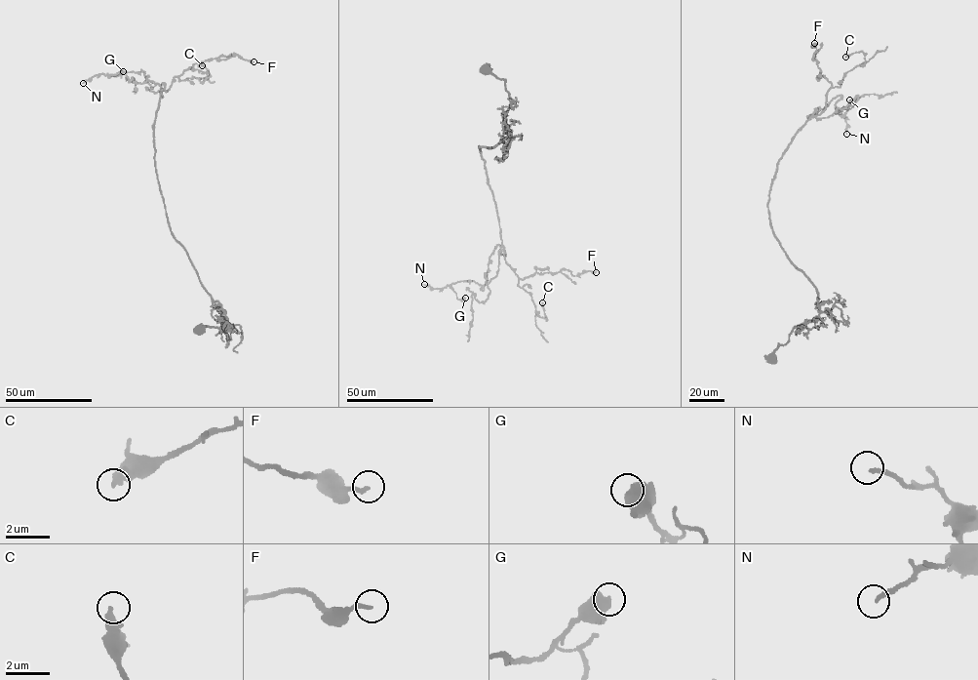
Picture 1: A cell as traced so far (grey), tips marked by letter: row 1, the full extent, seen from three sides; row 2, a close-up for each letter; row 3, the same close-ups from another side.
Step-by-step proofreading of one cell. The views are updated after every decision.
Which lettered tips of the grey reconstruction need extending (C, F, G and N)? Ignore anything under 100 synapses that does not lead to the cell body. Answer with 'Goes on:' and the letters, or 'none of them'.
Goes on: none of them

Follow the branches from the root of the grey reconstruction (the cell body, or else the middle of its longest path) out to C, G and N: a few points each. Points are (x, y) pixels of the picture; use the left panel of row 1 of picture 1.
C: (199, 330), (220, 333), (226, 316), (172, 231), (153, 135), (161, 91), (176, 76), (203, 81), (202, 65)
G: (199, 330), (220, 333), (226, 316), (168, 220), (153, 137), (164, 85), (140, 70), (108, 75), (123, 71)
N: (199, 330), (220, 333), (226, 316), (168, 220), (153, 137), (164, 85), (140, 70), (83, 83)

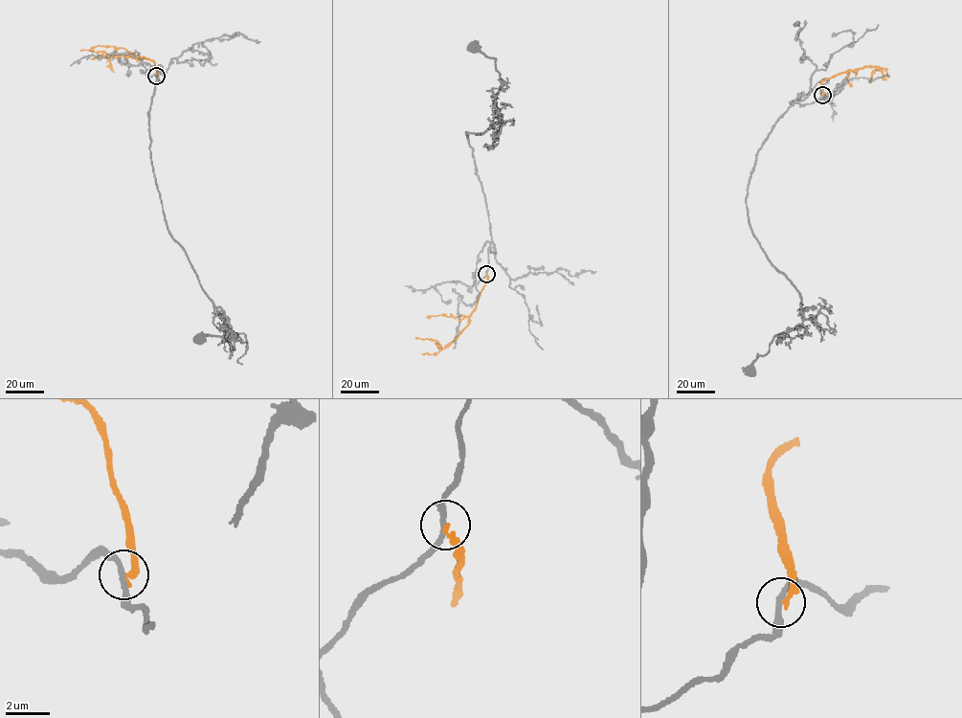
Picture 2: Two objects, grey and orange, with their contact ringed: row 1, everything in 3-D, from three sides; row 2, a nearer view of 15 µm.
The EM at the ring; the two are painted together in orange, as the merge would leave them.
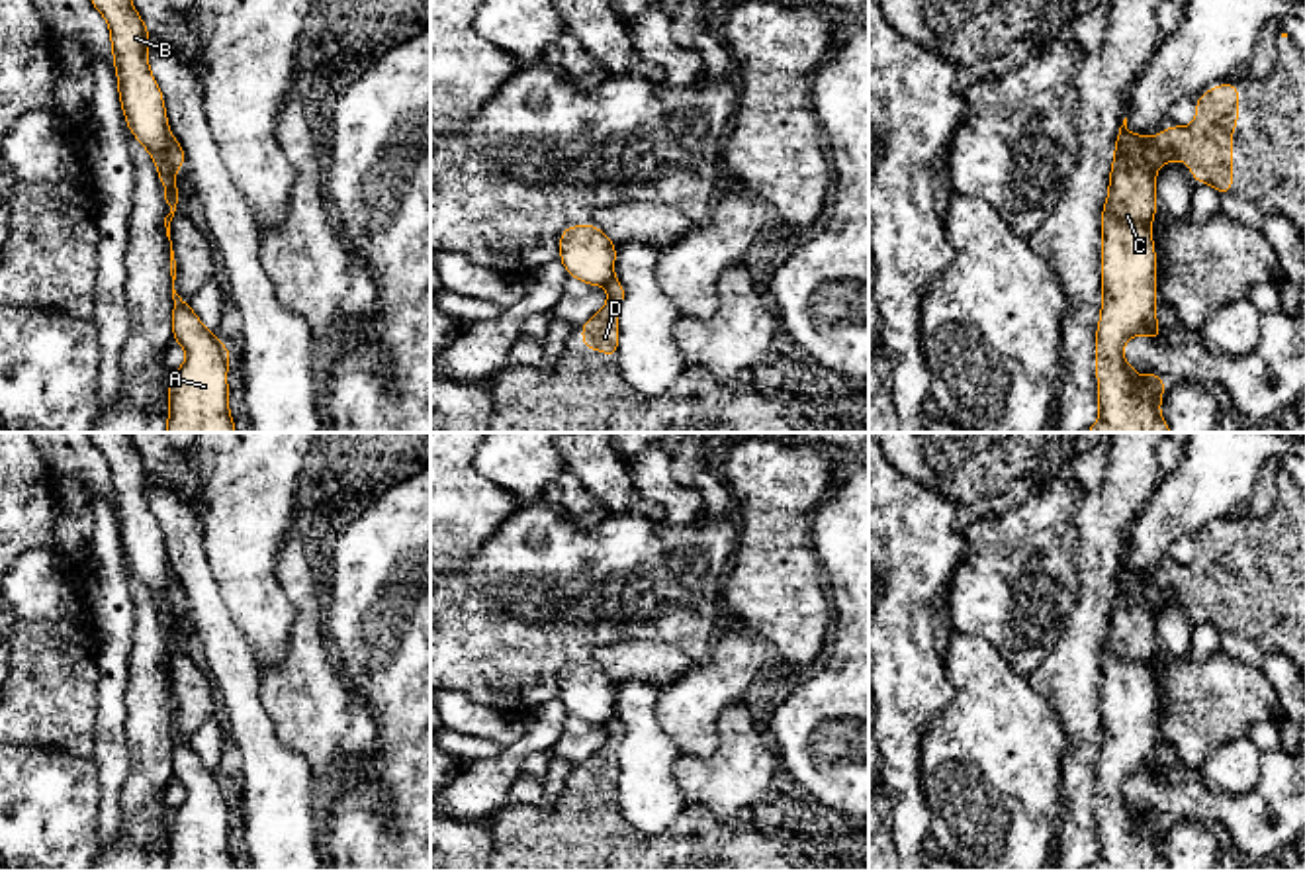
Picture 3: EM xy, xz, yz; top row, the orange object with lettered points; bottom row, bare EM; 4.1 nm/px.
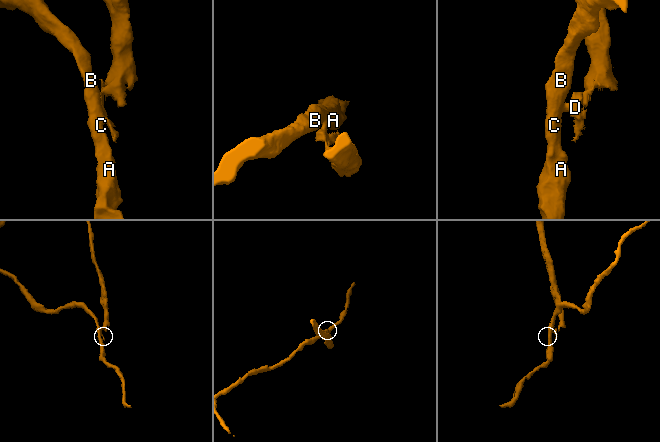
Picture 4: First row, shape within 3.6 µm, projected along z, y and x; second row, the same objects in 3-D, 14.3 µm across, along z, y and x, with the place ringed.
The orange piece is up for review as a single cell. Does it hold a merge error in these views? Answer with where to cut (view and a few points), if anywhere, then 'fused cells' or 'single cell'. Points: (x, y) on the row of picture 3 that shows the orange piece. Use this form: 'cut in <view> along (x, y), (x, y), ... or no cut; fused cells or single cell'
cut in xy along (171, 136), (171, 163), (175, 169); fused cells

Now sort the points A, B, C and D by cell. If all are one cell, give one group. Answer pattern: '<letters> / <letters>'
A B C / D

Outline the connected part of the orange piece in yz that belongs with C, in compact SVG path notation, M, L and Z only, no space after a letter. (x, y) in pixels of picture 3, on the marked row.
M1127 117L1115 137L1109 172L1107 200L1102 209L1102 309L1096 329L1096 378L1100 419L1086 433L1172 433L1160 417L1160 401L1166 380L1154 372L1141 372L1123 358L1123 344L1147 335L1162 341L1156 321L1156 251L1150 223L1156 217L1158 166L1148 159L1150 135L1135 135L1127 129Z

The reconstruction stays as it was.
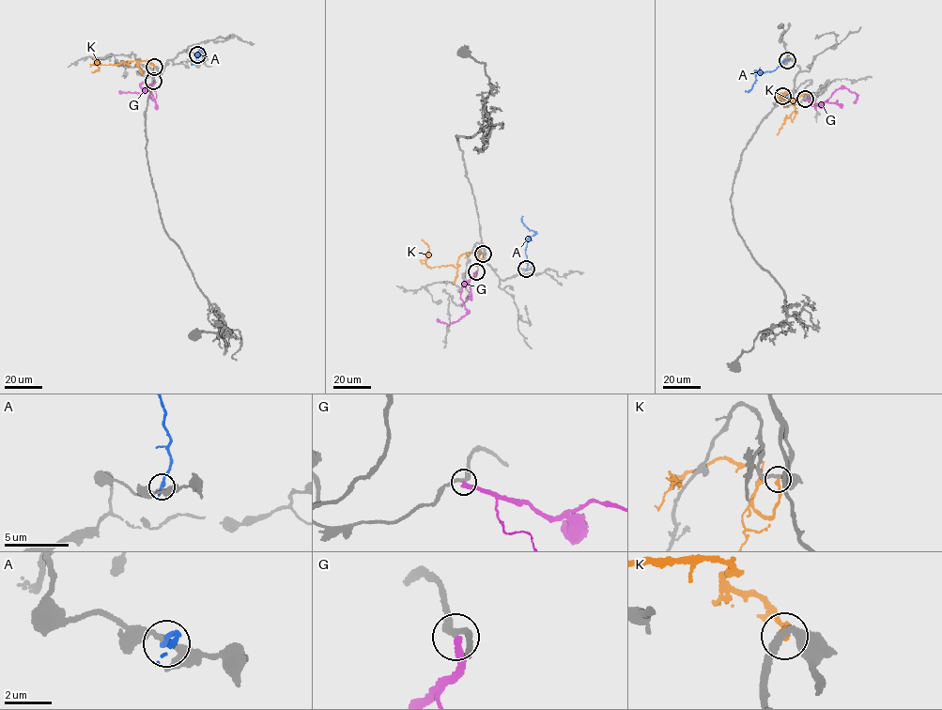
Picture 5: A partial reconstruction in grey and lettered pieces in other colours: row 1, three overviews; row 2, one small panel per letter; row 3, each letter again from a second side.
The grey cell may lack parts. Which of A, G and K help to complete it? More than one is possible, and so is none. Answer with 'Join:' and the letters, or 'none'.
Join: none

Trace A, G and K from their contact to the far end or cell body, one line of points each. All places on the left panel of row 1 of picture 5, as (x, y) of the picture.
A: (197, 54), (196, 58), (199, 52), (206, 55), (192, 62)
G: (153, 81), (146, 90), (140, 84), (144, 82), (147, 86), (142, 92), (119, 91)
K: (154, 67), (145, 60), (101, 65), (96, 59), (100, 69), (93, 71)

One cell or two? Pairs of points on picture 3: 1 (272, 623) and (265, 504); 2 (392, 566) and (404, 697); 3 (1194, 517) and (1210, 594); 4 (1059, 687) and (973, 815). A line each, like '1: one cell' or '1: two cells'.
1: one cell
2: one cell
3: two cells
4: two cells

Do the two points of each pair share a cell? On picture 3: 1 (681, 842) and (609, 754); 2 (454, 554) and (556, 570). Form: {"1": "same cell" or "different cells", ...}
{"1": "same cell", "2": "different cells"}

